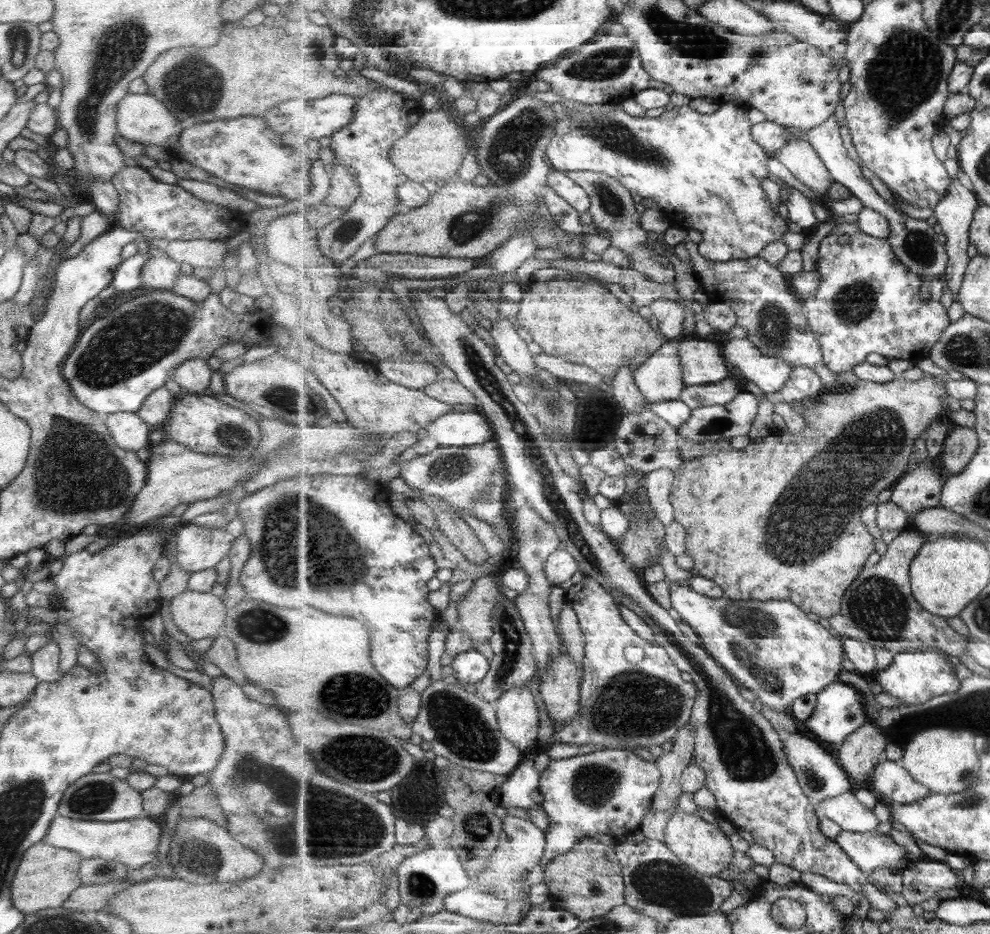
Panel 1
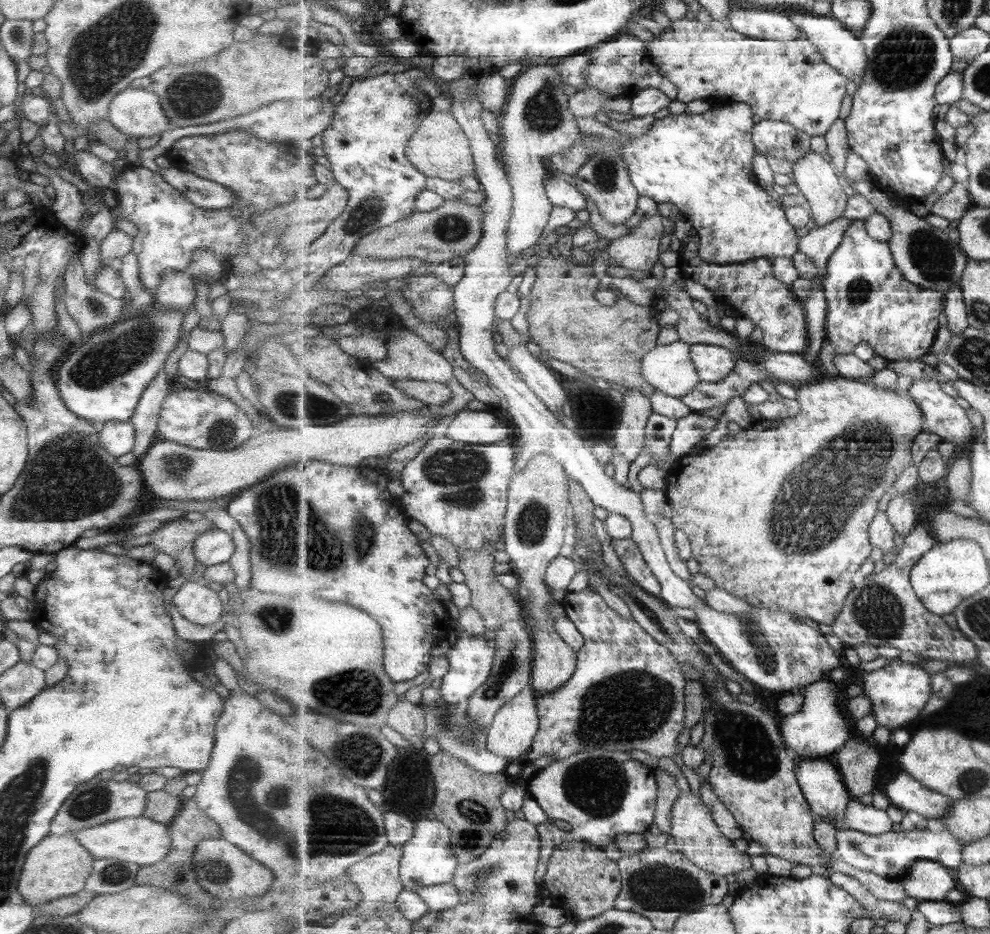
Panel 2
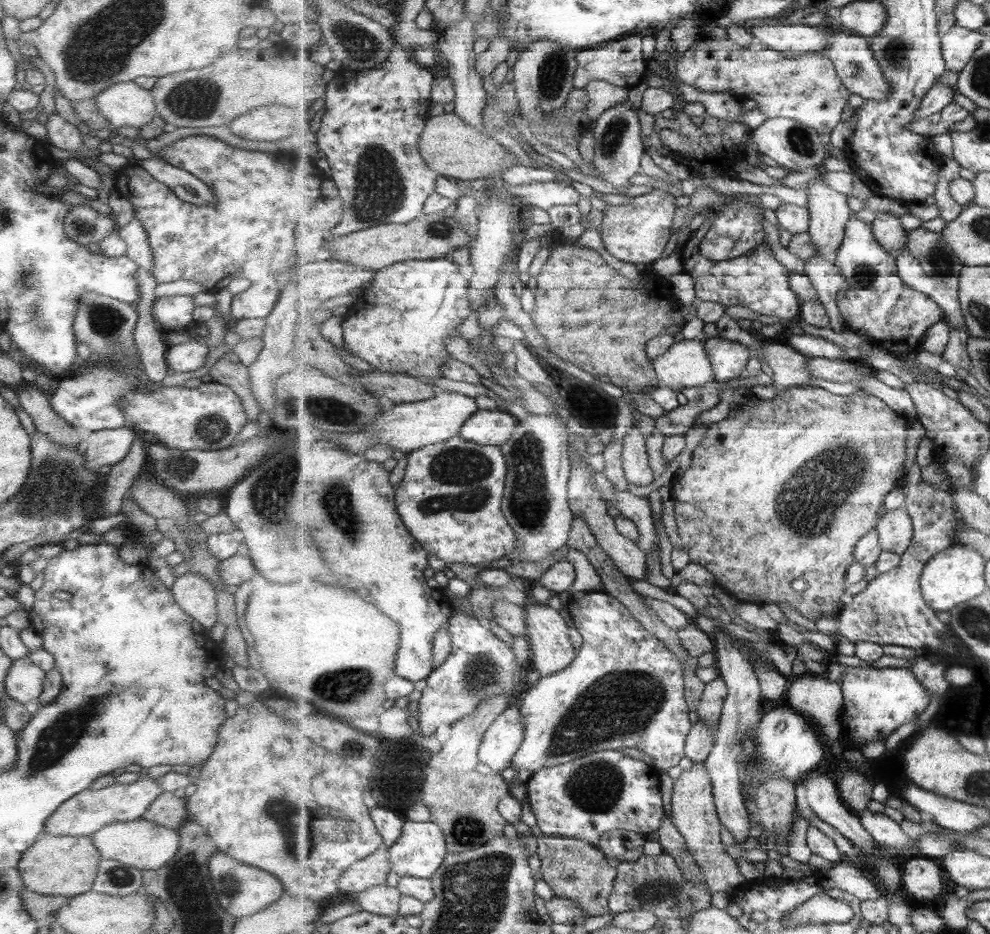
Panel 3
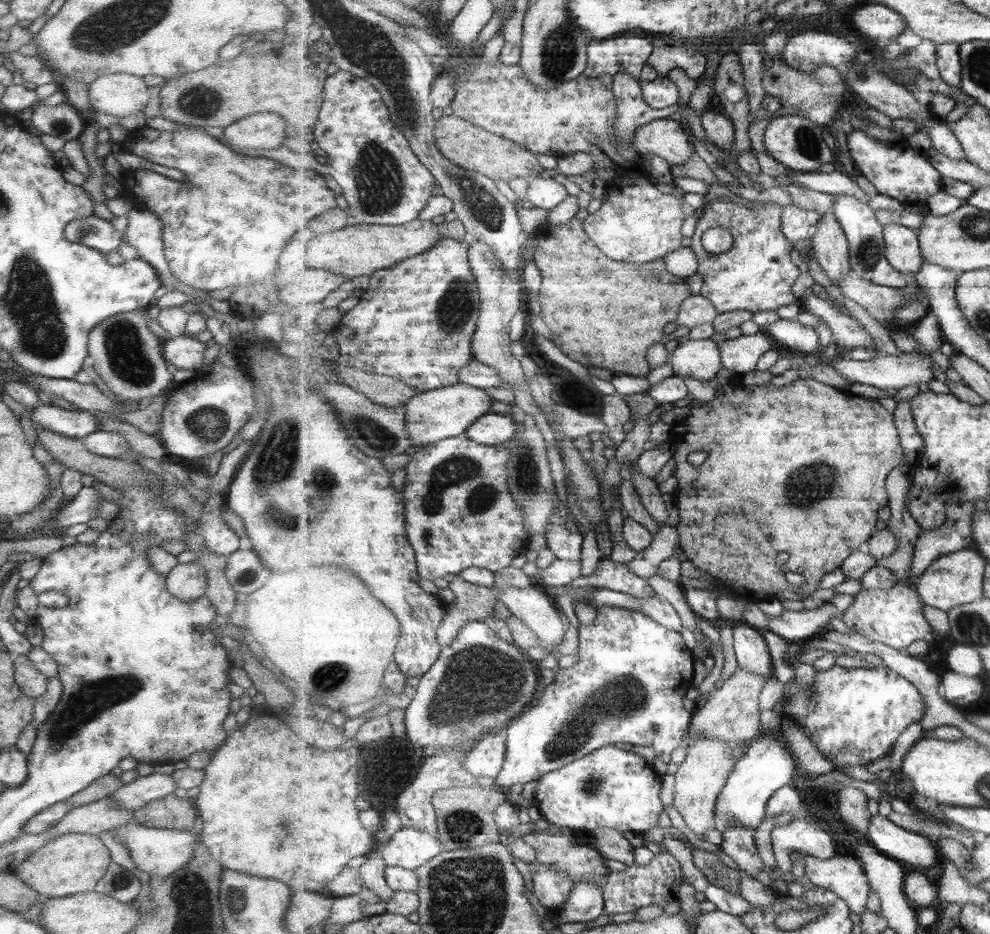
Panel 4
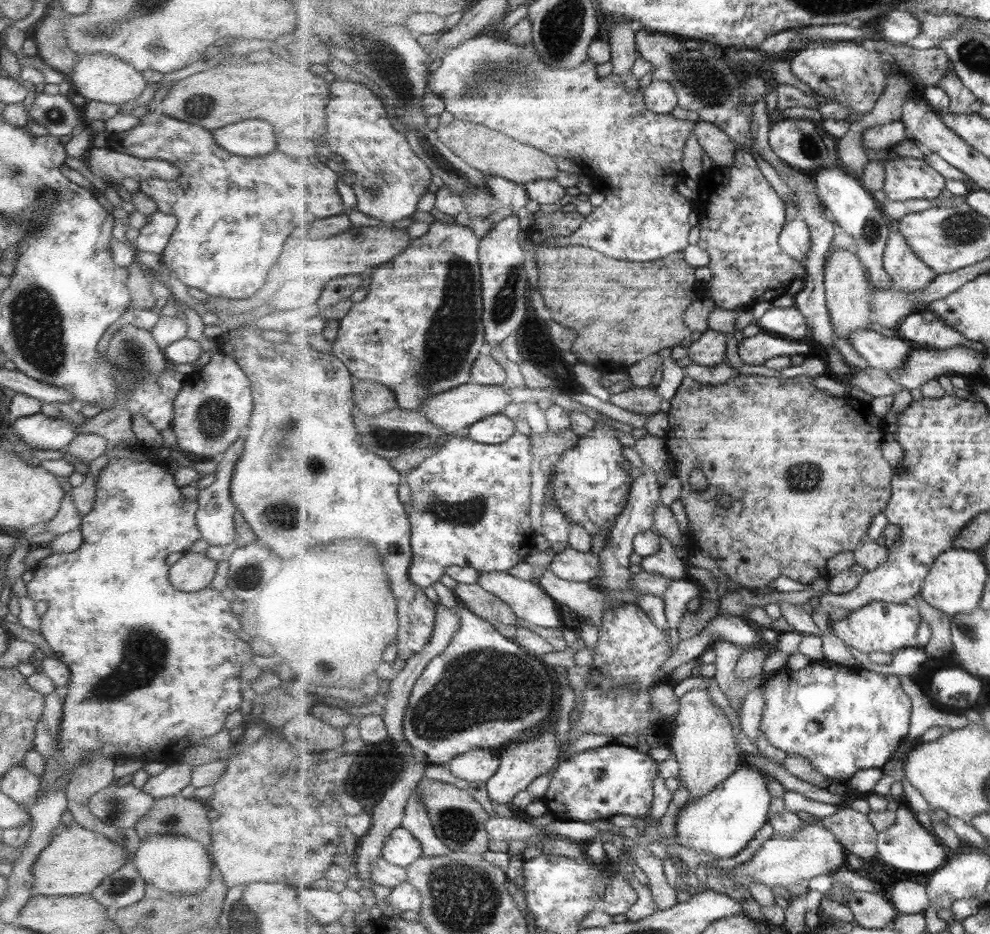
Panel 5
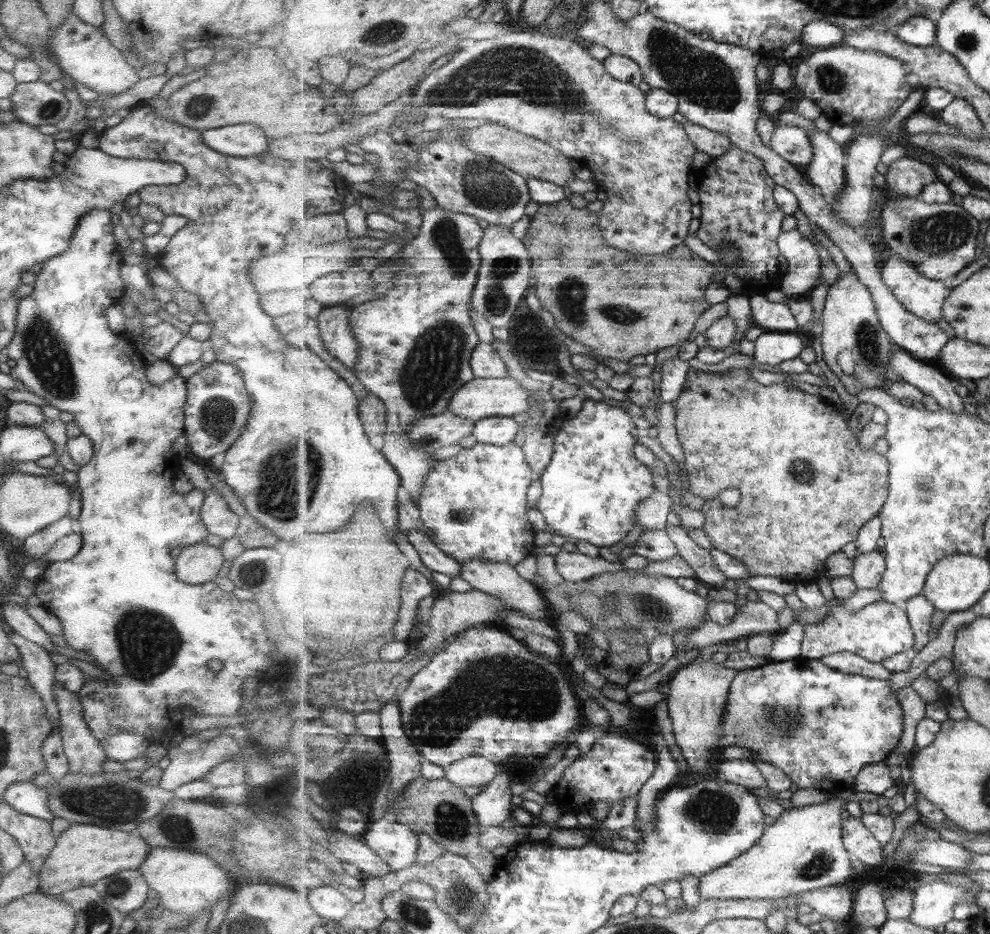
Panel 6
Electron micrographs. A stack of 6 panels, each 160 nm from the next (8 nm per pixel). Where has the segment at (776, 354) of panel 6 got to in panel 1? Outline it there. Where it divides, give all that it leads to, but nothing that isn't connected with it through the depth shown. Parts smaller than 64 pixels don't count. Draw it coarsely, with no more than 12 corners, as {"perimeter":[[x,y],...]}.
{"perimeter":[[703,338],[681,340],[686,386],[732,376],[722,348]]}

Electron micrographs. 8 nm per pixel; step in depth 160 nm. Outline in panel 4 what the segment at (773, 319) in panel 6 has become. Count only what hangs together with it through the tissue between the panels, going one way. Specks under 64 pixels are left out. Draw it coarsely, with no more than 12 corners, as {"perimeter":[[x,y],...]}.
{"perimeter":[[796,318],[767,326],[773,339],[805,354],[821,355],[825,346],[813,327]]}

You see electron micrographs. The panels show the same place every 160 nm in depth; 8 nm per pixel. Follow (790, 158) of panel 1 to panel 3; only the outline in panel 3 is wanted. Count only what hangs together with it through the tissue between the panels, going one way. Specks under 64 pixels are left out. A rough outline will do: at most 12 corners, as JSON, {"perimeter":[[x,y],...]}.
{"perimeter":[[824,182],[805,187],[809,236],[818,254],[833,260],[854,210],[847,194]]}

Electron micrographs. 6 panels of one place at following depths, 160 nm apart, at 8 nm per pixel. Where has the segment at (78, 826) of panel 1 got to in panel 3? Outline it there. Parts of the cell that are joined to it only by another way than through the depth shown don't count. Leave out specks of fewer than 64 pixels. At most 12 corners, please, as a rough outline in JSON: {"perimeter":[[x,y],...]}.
{"perimeter":[[146,819],[90,834],[101,859],[161,868],[177,852],[176,830]]}

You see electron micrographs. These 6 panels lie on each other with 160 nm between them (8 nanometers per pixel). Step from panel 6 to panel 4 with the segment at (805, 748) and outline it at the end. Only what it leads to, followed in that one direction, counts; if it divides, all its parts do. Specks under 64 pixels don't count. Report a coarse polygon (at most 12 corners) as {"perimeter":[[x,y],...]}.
{"perimeter":[[831,665],[788,716],[837,768],[892,752],[927,712],[884,666]]}

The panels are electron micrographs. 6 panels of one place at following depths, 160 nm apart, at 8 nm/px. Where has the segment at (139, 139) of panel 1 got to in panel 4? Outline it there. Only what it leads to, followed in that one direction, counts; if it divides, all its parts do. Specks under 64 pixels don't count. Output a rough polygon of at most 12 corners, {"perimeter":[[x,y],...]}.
{"perimeter":[[107,73],[87,87],[93,112],[123,118],[149,100],[142,77]]}

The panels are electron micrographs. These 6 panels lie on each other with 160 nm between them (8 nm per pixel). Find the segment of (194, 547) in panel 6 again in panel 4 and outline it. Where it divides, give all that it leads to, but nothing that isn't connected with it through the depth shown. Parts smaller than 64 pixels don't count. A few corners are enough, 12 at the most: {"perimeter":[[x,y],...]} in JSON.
{"perimeter":[[176,564],[164,577],[167,593],[187,602],[203,597],[205,570]]}

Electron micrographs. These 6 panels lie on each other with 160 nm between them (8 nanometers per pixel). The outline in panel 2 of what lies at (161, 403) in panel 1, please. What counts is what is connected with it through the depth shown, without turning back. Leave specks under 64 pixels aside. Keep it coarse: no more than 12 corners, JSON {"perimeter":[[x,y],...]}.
{"perimeter":[[159,369],[139,395],[128,423],[136,461],[156,439],[157,415],[170,391]]}

